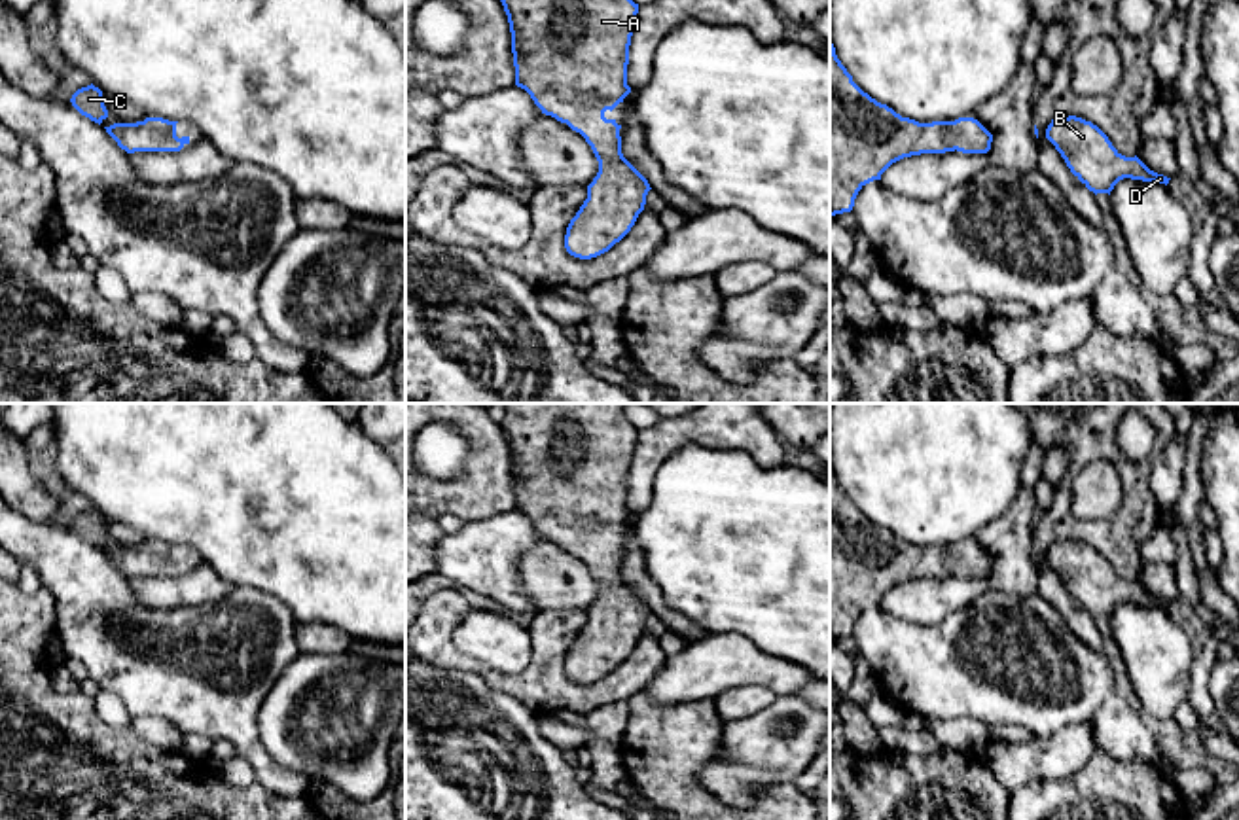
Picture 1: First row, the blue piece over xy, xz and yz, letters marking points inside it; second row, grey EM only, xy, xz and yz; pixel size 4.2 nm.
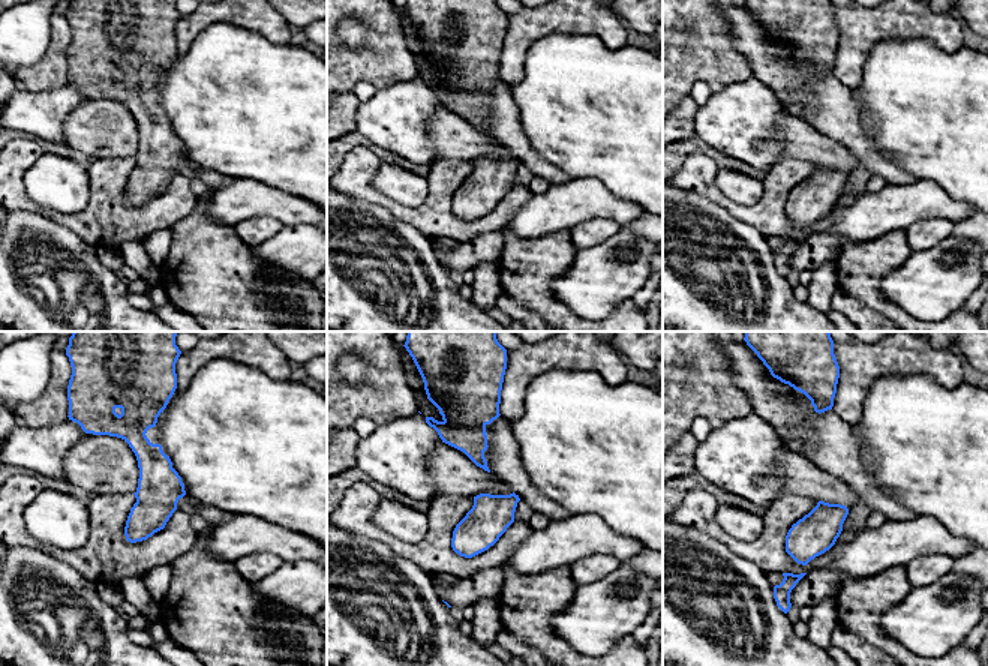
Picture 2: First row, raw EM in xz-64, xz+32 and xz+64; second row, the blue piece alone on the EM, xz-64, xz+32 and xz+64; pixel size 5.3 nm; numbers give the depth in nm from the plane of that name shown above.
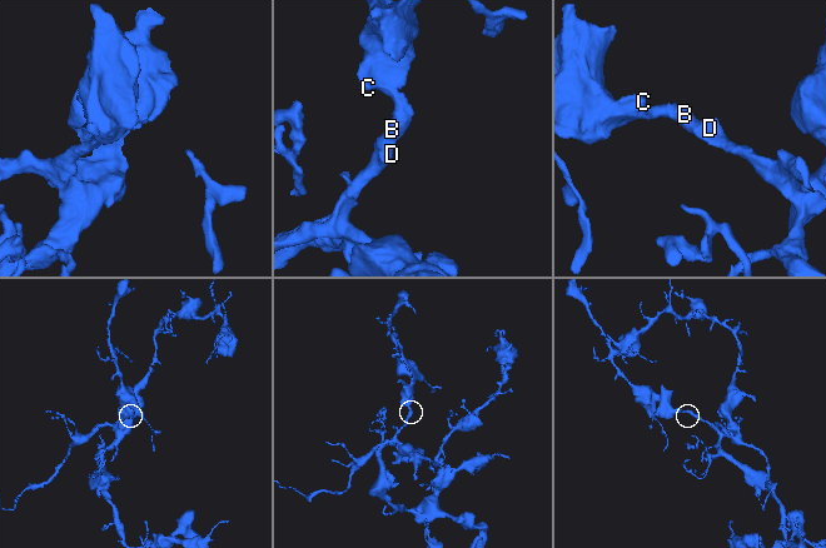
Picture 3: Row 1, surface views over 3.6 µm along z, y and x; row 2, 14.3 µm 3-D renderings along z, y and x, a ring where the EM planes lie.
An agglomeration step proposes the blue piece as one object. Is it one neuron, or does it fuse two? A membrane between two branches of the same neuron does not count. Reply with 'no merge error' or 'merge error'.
no merge error

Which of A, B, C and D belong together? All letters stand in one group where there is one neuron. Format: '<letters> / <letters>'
A B C D

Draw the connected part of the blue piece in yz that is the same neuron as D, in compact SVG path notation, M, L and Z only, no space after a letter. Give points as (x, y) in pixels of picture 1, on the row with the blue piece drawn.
M1076 116L1055 117L1046 138L1065 159L1070 172L1095 195L1108 193L1123 180L1169 184L1171 178L1150 170L1137 155L1122 155L1091 121Z

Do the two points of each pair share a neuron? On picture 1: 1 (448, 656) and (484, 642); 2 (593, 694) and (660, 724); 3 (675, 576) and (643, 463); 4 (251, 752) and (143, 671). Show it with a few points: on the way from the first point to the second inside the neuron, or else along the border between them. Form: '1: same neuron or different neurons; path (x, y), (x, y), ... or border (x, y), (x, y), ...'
1: different neurons; border (470, 608), (453, 633), (453, 644), (499, 673)
2: different neurons; border (643, 690), (628, 701)
3: different neurons; border (673, 455), (658, 470), (652, 499), (631, 516)
4: same neuron; path (228, 724), (171, 671)

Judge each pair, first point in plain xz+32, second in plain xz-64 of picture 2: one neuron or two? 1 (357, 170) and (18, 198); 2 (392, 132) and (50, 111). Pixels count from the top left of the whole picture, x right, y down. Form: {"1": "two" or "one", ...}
{"1": "one", "2": "one"}

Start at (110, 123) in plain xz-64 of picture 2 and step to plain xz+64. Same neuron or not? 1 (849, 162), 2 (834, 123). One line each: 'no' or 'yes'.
1: yes
2: no

